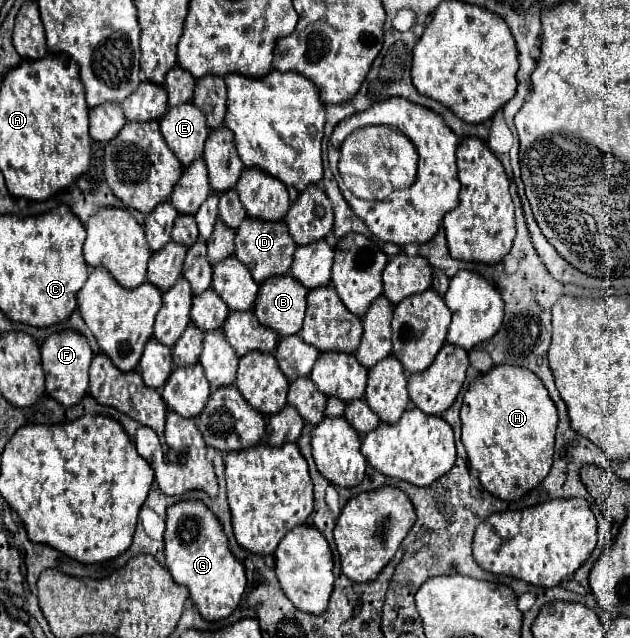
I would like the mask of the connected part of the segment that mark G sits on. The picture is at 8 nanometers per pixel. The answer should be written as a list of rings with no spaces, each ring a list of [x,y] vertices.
[[[181,501],[167,509],[165,557],[173,581],[189,589],[205,621],[225,619],[239,605],[245,591],[245,567],[231,555],[221,523],[201,501]]]

